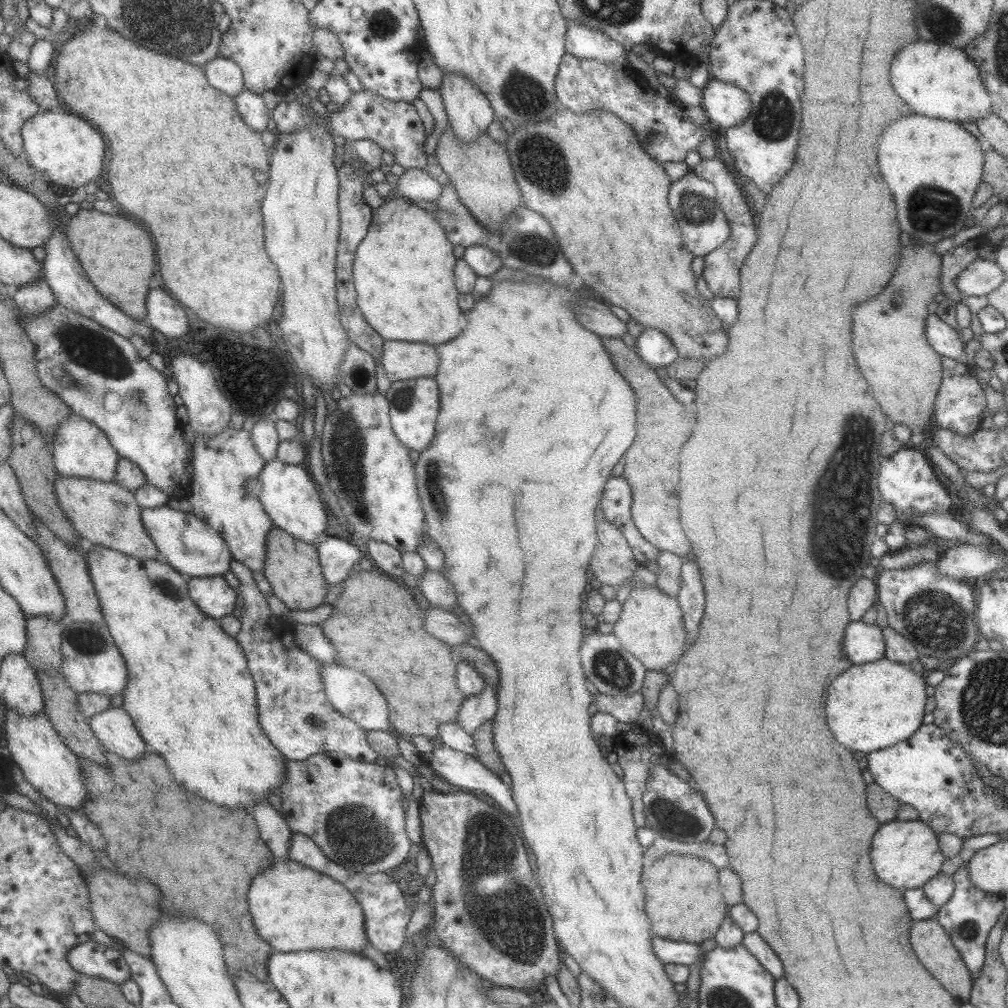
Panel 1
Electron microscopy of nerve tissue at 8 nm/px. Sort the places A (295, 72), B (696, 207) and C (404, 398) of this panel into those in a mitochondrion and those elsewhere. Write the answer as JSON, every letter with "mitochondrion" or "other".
{"A":"other","B":"mitochondrion","C":"mitochondrion"}

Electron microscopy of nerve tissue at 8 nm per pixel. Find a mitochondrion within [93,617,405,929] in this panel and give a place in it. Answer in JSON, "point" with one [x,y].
{"point":[354,834]}

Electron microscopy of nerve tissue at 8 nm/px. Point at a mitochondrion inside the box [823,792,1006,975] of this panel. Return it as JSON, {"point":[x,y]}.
{"point":[969,930]}

